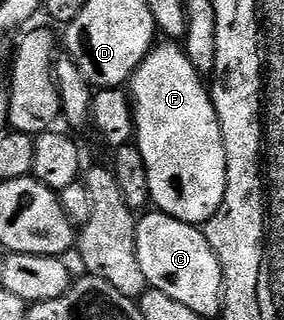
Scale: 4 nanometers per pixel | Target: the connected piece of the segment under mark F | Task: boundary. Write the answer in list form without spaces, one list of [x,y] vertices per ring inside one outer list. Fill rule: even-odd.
[[[162,42],[151,48],[128,81],[128,95],[134,114],[134,134],[144,167],[148,170],[148,190],[153,207],[185,224],[205,225],[224,202],[226,193],[226,151],[222,127],[214,109],[212,92],[192,66],[185,47],[178,42]]]

